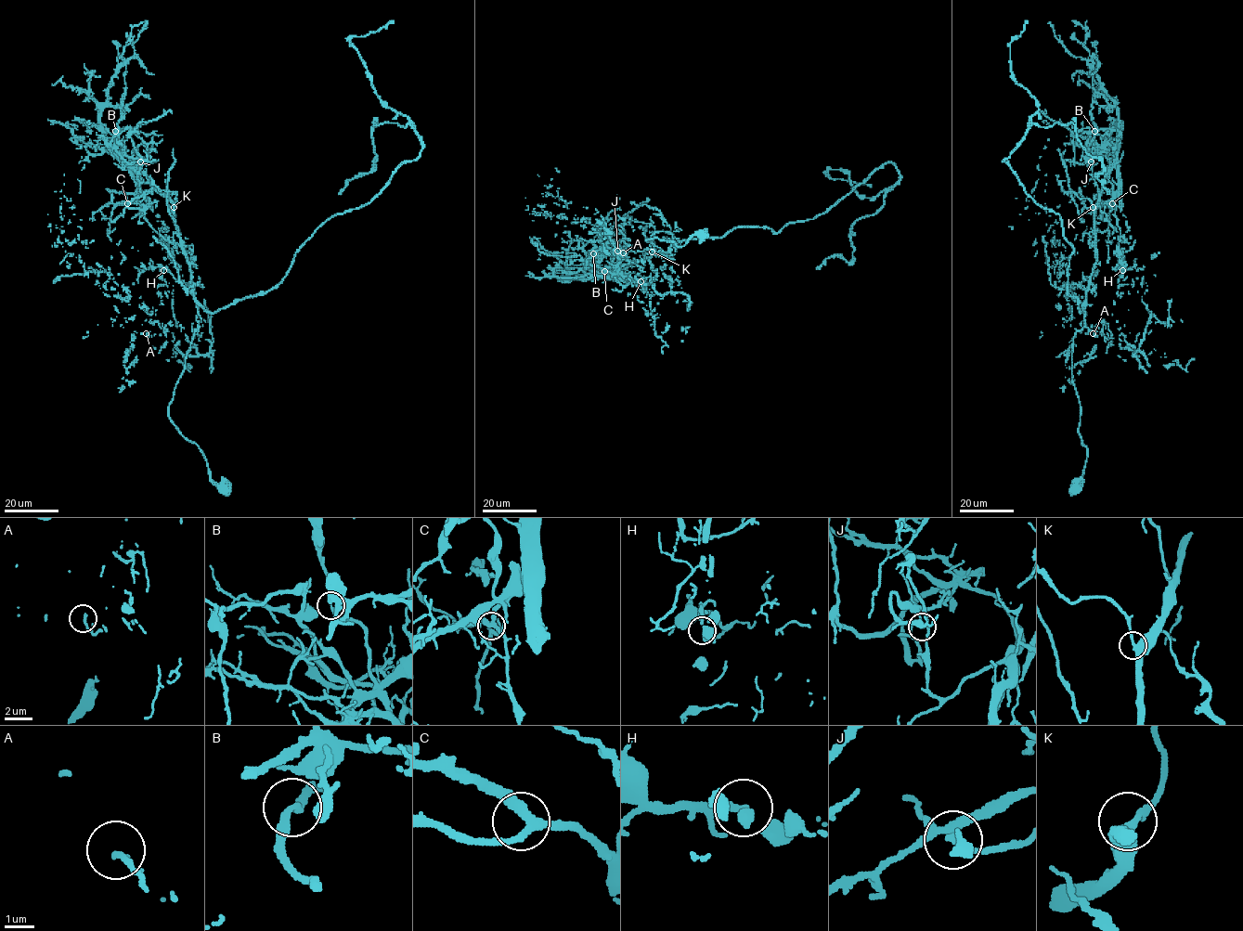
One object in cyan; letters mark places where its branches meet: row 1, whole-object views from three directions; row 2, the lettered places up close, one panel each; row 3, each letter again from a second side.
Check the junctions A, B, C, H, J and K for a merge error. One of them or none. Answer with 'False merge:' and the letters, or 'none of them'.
False merge: J

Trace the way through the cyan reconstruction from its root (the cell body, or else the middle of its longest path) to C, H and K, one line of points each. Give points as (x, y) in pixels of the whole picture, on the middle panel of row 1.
C: (704, 235), (678, 246), (645, 239), (655, 231), (675, 241), (665, 255), (652, 253), (604, 271)
H: (704, 235), (678, 246), (645, 239), (655, 231), (676, 243), (615, 272), (651, 277), (640, 281)
K: (704, 235), (678, 246), (645, 239), (655, 231), (669, 233), (676, 243), (665, 255), (652, 252)

